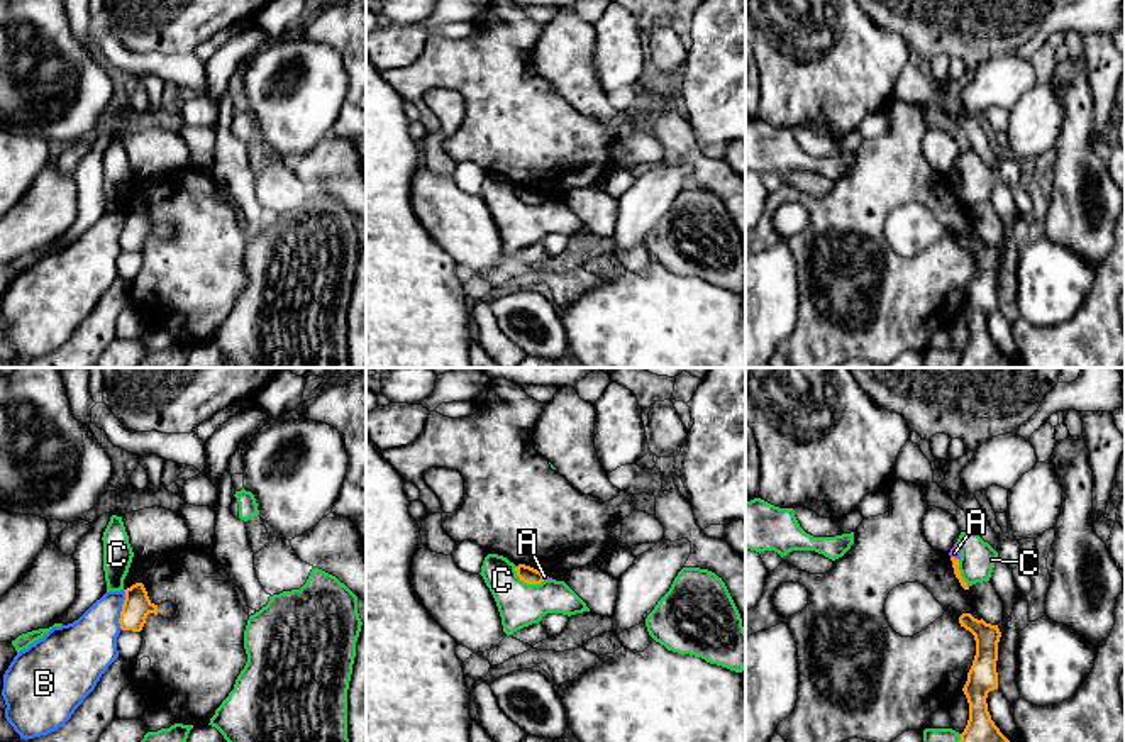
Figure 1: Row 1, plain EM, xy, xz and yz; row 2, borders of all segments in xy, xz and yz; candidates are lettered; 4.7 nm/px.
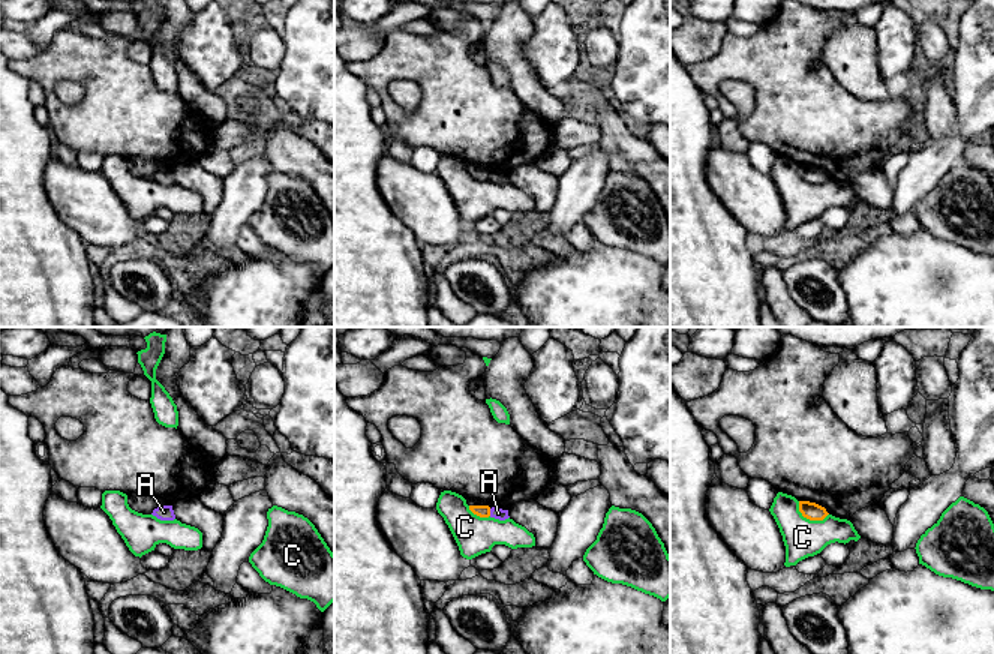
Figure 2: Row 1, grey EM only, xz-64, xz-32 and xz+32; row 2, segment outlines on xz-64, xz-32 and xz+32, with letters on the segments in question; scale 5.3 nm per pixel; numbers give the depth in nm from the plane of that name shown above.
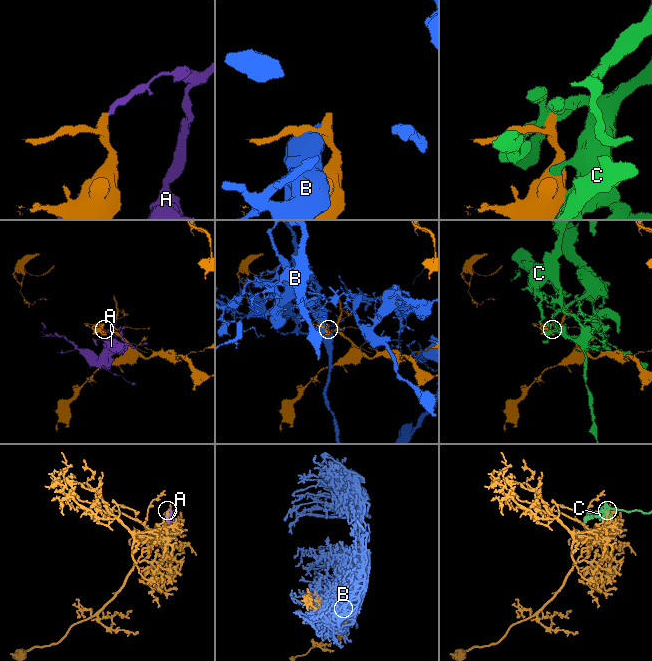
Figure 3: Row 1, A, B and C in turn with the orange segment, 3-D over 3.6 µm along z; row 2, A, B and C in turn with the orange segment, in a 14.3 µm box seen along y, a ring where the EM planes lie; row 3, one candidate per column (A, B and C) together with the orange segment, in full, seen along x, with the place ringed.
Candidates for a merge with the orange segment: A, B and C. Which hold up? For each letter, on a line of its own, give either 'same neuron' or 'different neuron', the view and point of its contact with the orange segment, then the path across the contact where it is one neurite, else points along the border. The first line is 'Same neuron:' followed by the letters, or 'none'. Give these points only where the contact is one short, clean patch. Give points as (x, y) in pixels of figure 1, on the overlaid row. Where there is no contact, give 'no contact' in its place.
Same neuron: none
A: different neuron; contact yz (954, 558)
B: different neuron; contact xy (122, 610)
C: different neuron; contact xz (527, 583)

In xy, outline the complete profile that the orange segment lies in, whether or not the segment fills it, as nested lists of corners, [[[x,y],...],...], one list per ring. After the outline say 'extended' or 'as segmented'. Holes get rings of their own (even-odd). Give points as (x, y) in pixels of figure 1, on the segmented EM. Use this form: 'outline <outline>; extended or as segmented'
outline [[[136,583],[124,590],[125,600],[120,612],[120,628],[141,632],[149,613],[158,615],[158,605],[154,605],[142,583]]]; as segmented

